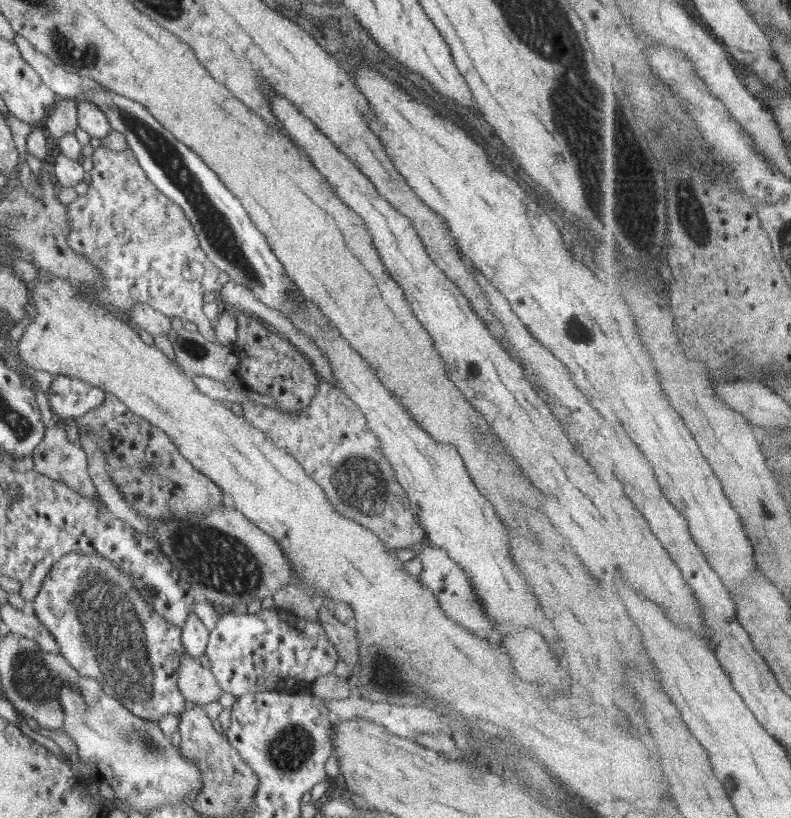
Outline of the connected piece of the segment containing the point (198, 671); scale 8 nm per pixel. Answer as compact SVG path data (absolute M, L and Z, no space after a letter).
M189 653L182 654L180 660L178 687L189 704L204 707L210 702L220 700L223 694L211 669L200 665L198 658L192 657Z

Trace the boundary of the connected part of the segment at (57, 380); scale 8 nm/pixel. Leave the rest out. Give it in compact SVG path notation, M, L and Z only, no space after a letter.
M56 375L50 384L47 398L53 414L63 419L76 420L100 407L106 392L88 381L70 375Z

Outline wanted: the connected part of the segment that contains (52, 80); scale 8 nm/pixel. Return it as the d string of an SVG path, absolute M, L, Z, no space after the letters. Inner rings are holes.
M16 34L14 42L20 49L25 62L38 72L42 82L52 90L57 98L74 99L74 96L84 96L88 90L100 90L101 86L90 77L83 77L75 72L68 72L62 66L54 63L46 54L38 52L22 34Z

